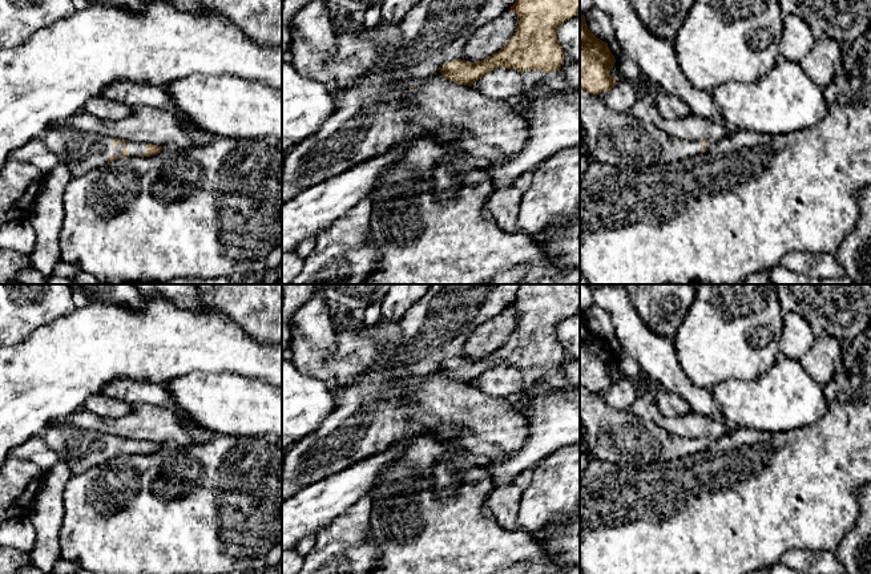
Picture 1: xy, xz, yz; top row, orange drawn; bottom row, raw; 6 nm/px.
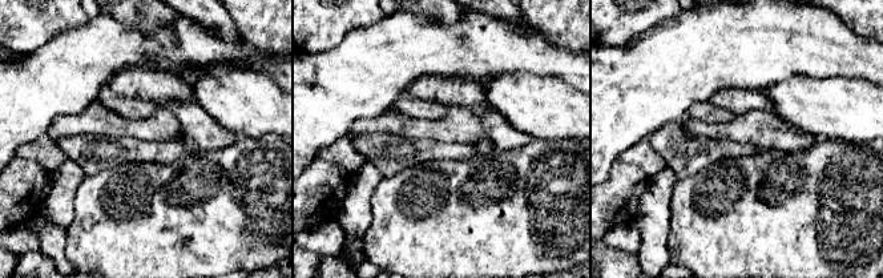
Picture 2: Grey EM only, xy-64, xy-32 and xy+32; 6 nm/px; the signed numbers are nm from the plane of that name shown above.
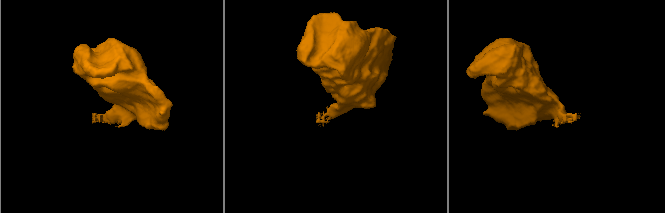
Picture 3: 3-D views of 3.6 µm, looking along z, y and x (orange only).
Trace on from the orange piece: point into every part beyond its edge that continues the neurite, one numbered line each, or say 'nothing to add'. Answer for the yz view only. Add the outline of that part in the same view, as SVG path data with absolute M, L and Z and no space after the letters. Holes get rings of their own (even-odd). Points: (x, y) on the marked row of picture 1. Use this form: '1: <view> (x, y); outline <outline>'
1: yz (613, 137); outline M580 88L580 125L584 128L584 141L580 149L588 159L594 158L613 166L653 165L676 162L699 154L703 145L699 141L687 141L670 137L654 125L633 120L625 110L613 110L604 101Z

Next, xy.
1: xy (80, 152); outline M68 126L49 128L41 138L59 161L69 169L73 178L106 165L113 153L121 158L125 147L122 140L113 149L110 137L96 136Z

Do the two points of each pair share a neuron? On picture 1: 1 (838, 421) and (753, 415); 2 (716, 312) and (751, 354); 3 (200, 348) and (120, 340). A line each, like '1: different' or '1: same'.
1: different
2: same
3: same

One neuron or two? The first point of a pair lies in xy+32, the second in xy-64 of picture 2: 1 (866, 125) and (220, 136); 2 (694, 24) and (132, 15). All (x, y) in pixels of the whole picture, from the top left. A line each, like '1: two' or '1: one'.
1: two
2: two

